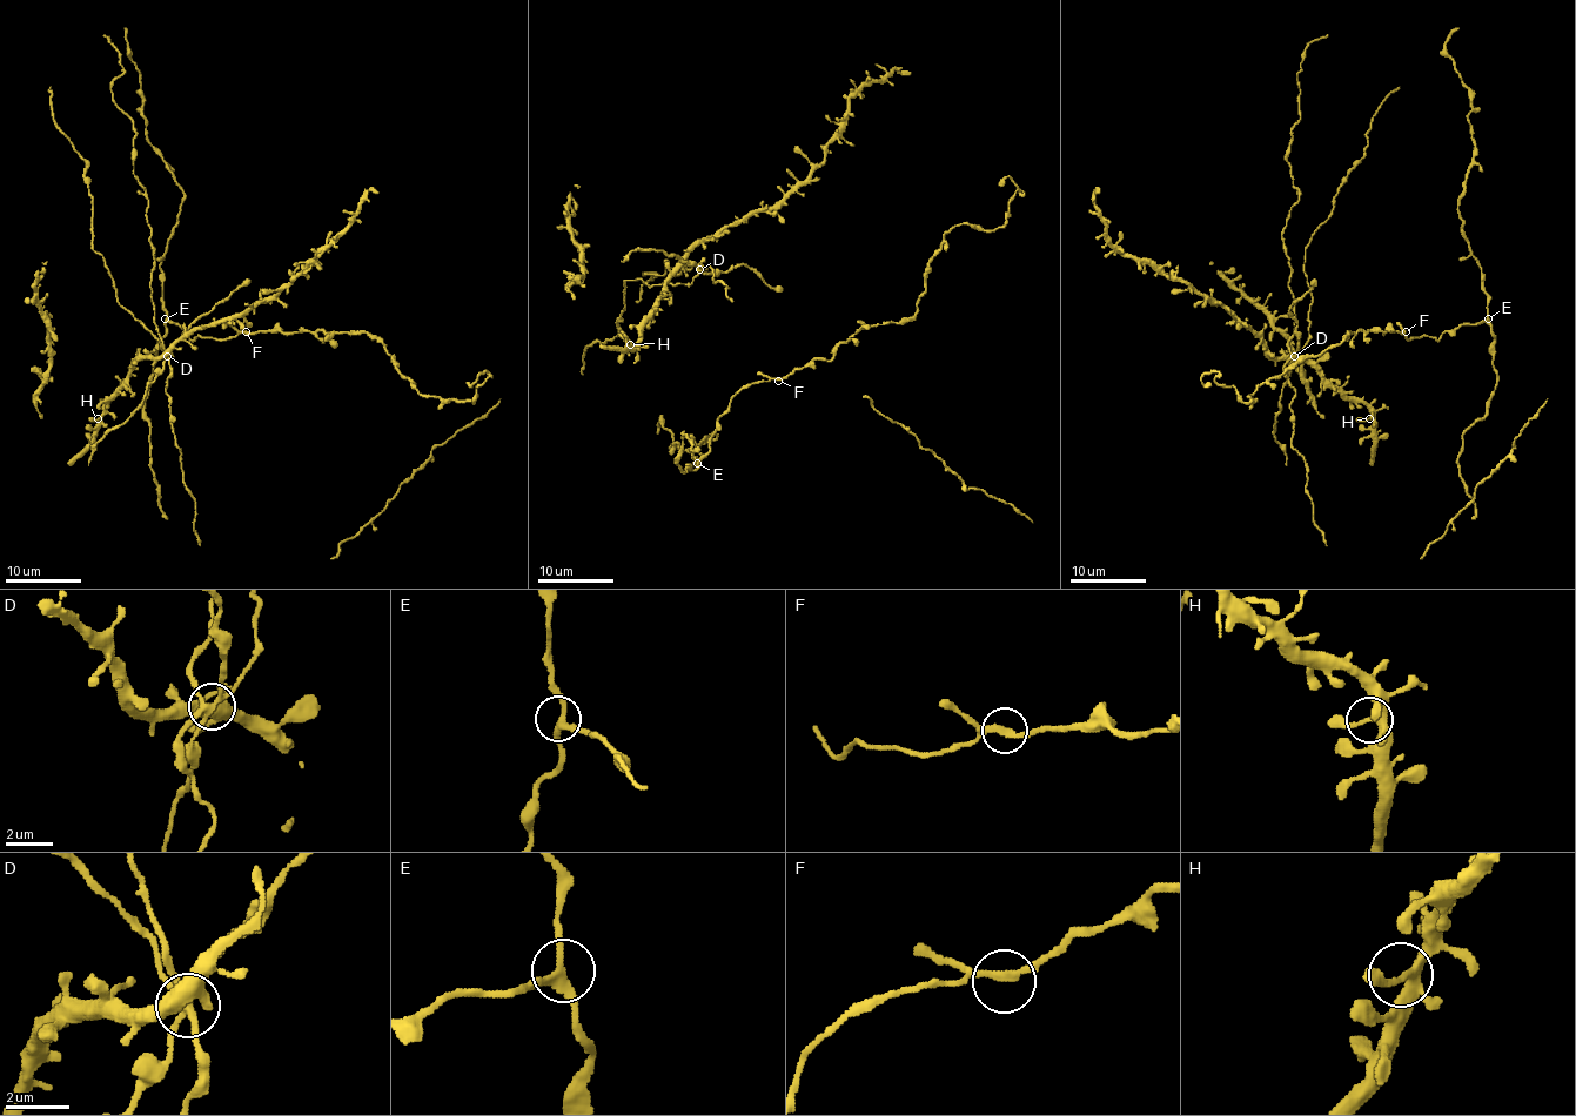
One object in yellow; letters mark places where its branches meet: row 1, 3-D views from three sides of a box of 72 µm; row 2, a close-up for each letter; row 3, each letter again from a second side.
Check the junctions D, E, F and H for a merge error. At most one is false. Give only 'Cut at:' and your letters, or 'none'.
Cut at: none

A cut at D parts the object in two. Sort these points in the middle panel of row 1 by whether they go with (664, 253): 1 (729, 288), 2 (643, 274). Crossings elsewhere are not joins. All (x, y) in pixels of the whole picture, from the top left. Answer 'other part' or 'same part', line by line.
1: other part
2: other part

